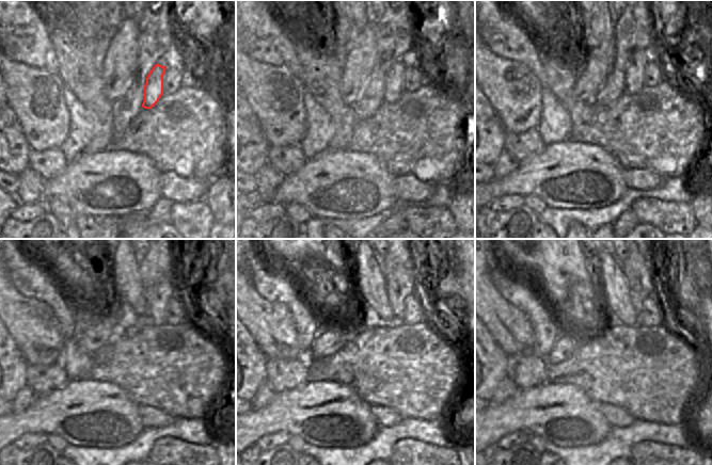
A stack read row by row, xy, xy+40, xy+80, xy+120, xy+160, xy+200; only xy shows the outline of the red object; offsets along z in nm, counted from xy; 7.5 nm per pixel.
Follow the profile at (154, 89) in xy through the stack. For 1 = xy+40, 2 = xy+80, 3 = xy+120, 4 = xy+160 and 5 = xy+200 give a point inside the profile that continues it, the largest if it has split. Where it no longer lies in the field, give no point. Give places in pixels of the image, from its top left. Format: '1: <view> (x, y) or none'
1: xy+40 (395, 76)
2: xy+80 (634, 76)
3: xy+120 (160, 295)
4: xy+160 (401, 281)
5: xy+200 (637, 267)

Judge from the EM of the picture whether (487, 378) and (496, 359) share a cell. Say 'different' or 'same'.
same

